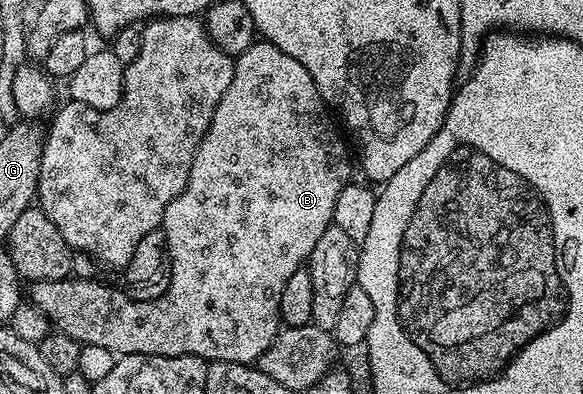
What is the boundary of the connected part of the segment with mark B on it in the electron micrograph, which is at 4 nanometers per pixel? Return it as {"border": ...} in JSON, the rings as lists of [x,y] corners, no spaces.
{"border":[[[263,40],[253,42],[246,52],[235,55],[234,76],[230,80],[230,88],[222,92],[222,100],[218,100],[218,108],[214,108],[214,116],[210,120],[210,128],[206,128],[206,136],[202,136],[202,144],[198,144],[198,152],[194,152],[194,164],[190,168],[190,176],[186,180],[186,188],[164,209],[162,229],[168,241],[168,262],[170,273],[168,275],[168,287],[160,298],[149,302],[139,302],[129,298],[123,289],[111,290],[106,283],[96,278],[78,278],[69,276],[53,282],[31,283],[31,305],[38,307],[48,317],[49,323],[59,333],[76,339],[81,344],[99,344],[102,348],[110,348],[118,356],[125,354],[149,354],[150,356],[198,356],[214,362],[242,362],[245,364],[259,363],[262,352],[270,348],[270,344],[280,333],[282,323],[280,321],[280,301],[282,300],[282,288],[286,288],[286,280],[294,276],[294,272],[301,269],[307,263],[314,246],[332,225],[334,216],[334,203],[338,201],[338,192],[350,185],[348,178],[354,170],[354,162],[348,159],[348,146],[344,143],[345,135],[336,131],[334,123],[328,119],[329,107],[324,97],[318,92],[318,84],[294,60],[294,56],[286,56],[282,48]]]}

